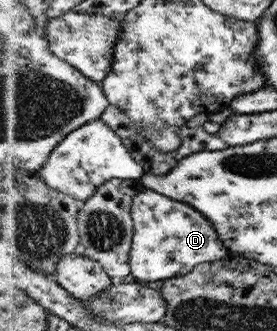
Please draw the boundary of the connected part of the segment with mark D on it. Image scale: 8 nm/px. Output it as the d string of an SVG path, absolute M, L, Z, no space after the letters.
M146 188L133 205L135 240L131 253L132 275L142 282L170 280L193 273L200 265L226 259L232 251L221 240L214 224L182 201Z

